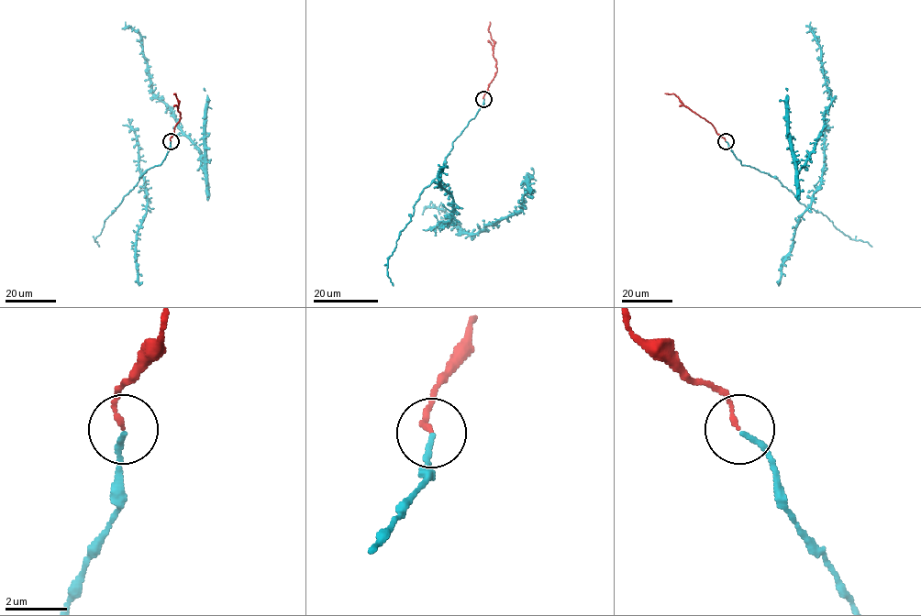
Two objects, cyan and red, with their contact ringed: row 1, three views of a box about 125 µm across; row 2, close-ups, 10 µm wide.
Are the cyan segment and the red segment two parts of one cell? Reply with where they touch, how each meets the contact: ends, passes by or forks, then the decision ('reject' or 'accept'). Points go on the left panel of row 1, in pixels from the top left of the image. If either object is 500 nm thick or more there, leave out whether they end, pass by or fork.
(171, 141) | cyan ends | red ends | accept

